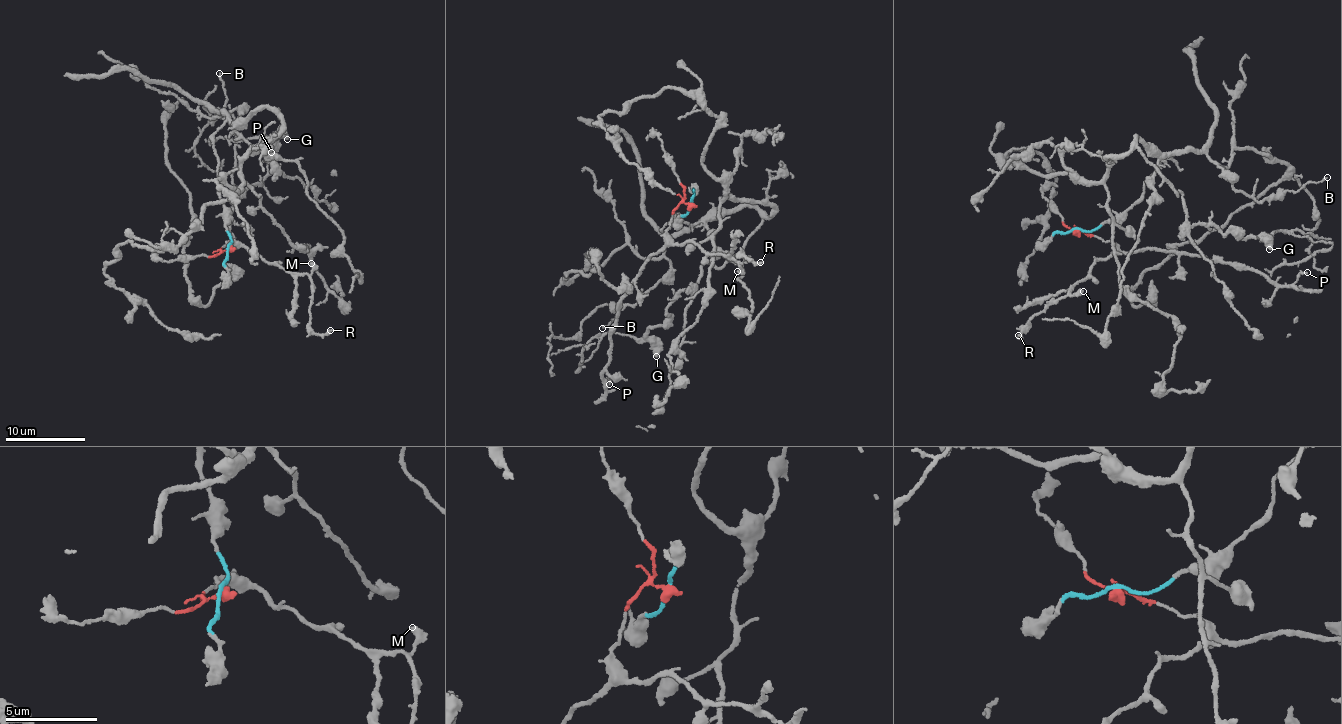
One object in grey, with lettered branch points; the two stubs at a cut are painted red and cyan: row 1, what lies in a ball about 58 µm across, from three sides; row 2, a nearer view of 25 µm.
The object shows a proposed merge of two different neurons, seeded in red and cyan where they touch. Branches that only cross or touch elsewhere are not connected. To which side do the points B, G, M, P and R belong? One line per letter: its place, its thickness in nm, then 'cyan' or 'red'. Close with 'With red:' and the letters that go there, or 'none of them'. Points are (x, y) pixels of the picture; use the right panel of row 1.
B: at (1327, 177); 120 nm thick; cyan
G: at (1269, 249); 480 nm thick; cyan
M: at (1083, 291); 380 nm thick; red
P: at (1307, 272); 130 nm thick; red
R: at (1018, 335); 240 nm thick; red
With red: M, P, R

